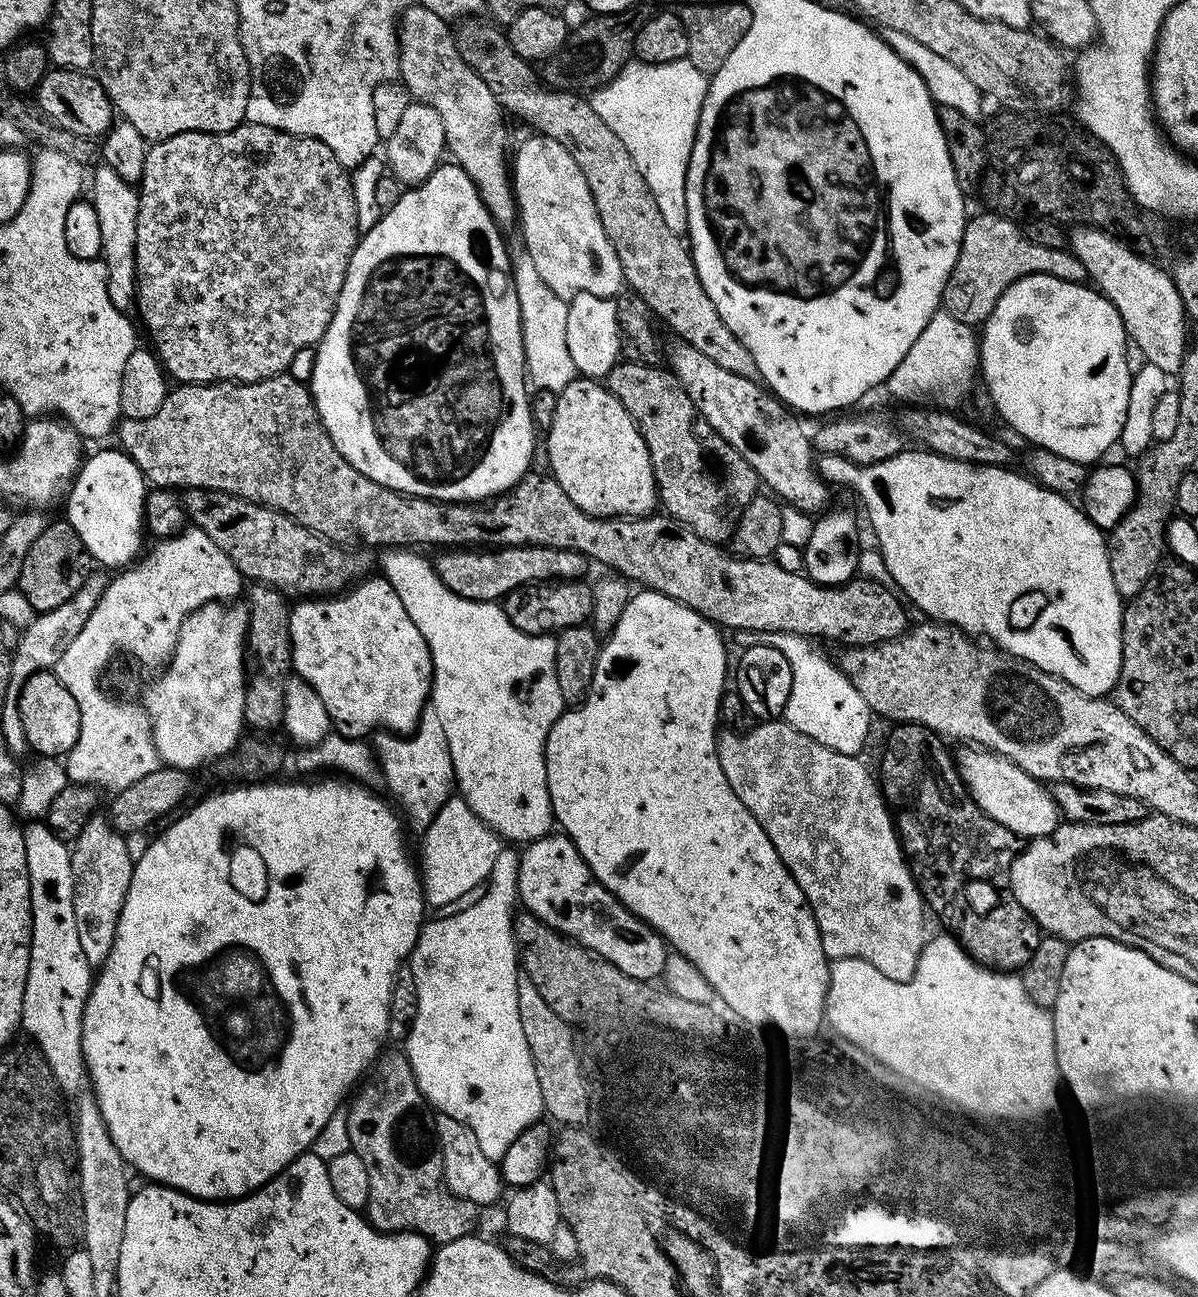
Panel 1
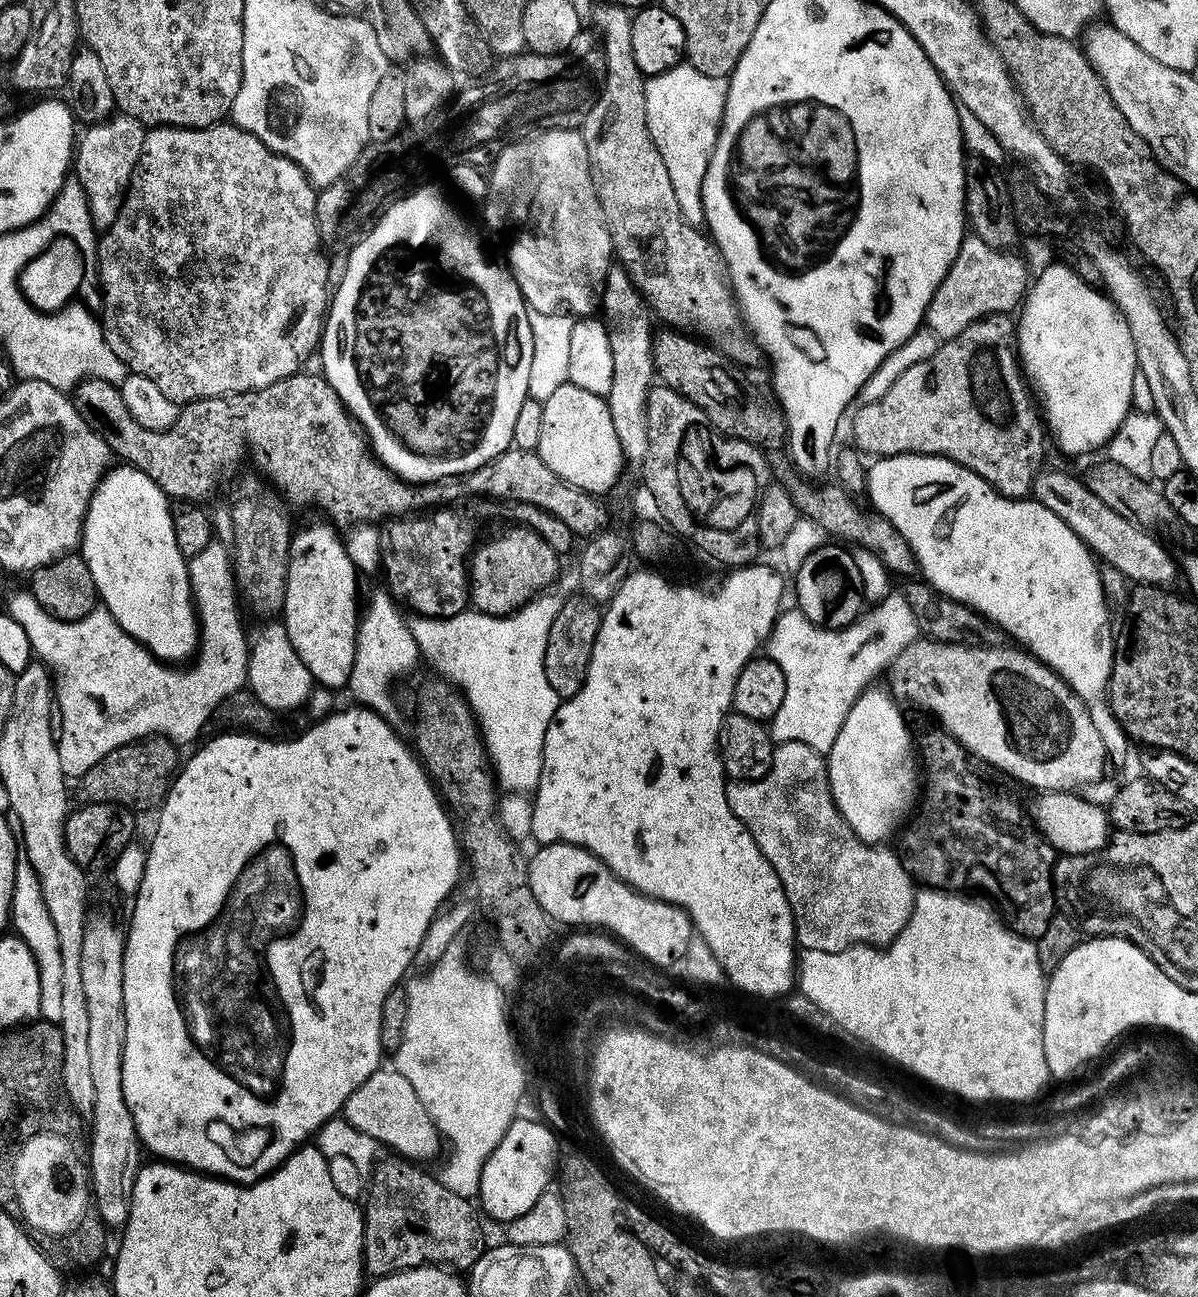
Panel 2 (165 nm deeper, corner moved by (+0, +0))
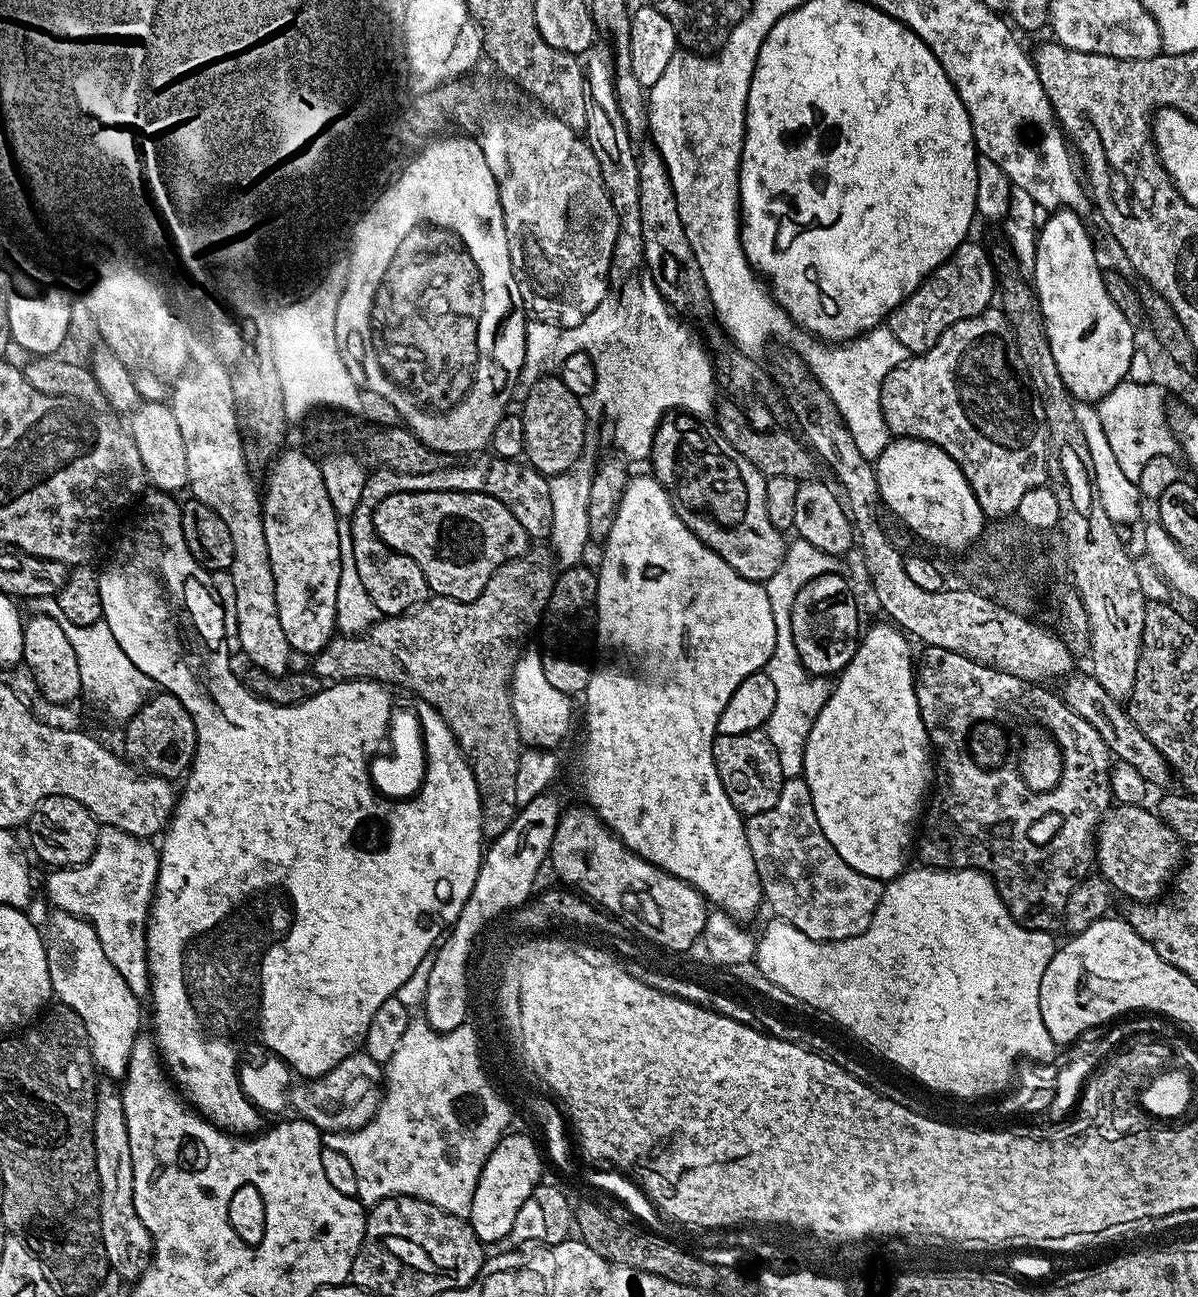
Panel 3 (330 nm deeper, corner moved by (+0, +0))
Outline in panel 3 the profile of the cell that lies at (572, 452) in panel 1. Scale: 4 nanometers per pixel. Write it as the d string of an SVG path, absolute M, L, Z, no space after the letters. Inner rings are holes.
M549 374L527 389L522 417L525 426L523 455L527 463L546 477L562 476L577 467L576 459L584 448L588 420L584 417L581 397L566 388L559 375Z

